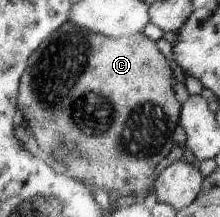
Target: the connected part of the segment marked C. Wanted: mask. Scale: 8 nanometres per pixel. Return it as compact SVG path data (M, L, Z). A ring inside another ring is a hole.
M68 21L59 30L49 35L44 43L29 57L28 67L20 80L20 95L18 96L18 108L20 115L27 122L34 138L37 140L40 151L44 155L53 156L55 160L63 163L68 168L69 176L83 181L93 189L103 189L107 192L117 192L121 197L134 194L135 198L141 200L148 194L155 193L154 184L159 175L157 166L161 160L169 158L177 143L173 140L175 128L180 125L180 112L182 104L175 98L175 76L169 60L163 56L163 52L157 48L157 42L147 38L143 33L137 33L128 37L108 37L100 35L77 26Z

